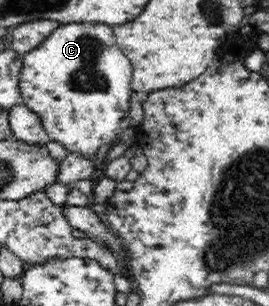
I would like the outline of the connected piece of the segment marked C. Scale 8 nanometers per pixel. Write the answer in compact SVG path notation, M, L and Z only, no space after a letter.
M72 23L56 28L40 46L22 55L20 102L36 112L49 140L59 142L69 152L93 159L102 144L112 141L130 127L128 109L133 88L133 66L114 40L113 28L100 23Z

